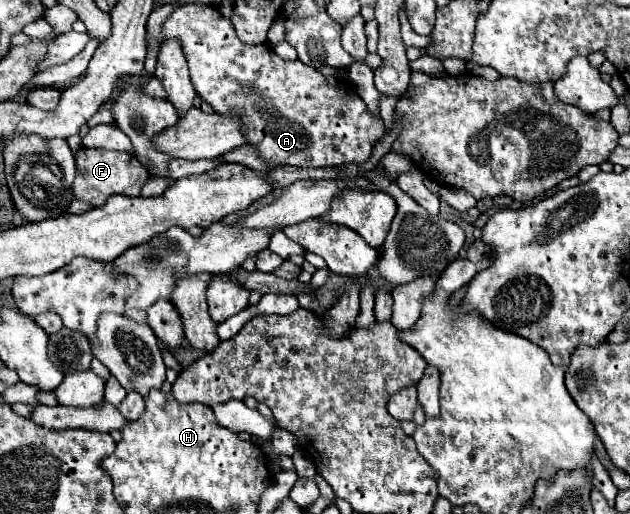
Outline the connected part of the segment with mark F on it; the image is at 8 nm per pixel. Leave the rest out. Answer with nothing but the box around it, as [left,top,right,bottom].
[74,148,148,206]

